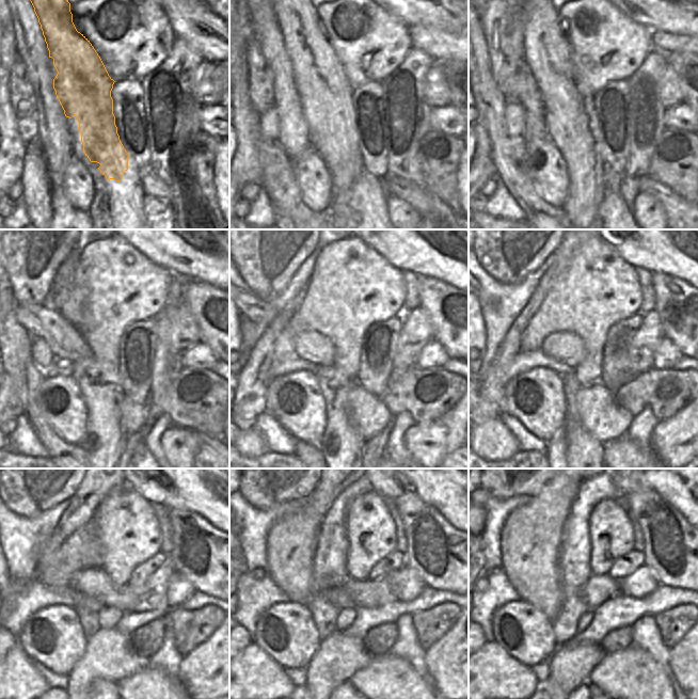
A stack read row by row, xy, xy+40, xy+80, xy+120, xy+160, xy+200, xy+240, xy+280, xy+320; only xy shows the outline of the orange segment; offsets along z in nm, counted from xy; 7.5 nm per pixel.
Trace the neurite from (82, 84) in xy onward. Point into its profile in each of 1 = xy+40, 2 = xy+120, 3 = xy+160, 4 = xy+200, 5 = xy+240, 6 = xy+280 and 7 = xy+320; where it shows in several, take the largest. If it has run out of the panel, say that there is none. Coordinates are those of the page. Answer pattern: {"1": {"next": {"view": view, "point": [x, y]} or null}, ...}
{"1": {"next": {"view": "xy+40", "point": [324, 91]}}, "2": {"next": {"view": "xy+120", "point": [105, 446]}}, "3": {"next": {"view": "xy+160", "point": [344, 446]}}, "4": {"next": {"view": "xy+200", "point": [581, 446]}}, "5": {"next": {"view": "xy+240", "point": [100, 685]}}, "6": {"next": {"view": "xy+280", "point": [346, 685]}}, "7": {"next": {"view": "xy+320", "point": [585, 685]}}}

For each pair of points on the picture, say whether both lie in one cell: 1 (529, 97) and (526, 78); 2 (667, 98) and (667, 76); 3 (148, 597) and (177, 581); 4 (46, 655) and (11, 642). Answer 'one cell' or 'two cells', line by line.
1: one cell
2: one cell
3: two cells
4: two cells

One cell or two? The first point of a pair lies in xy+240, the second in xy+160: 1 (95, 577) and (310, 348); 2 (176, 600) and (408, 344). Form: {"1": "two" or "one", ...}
{"1": "one", "2": "two"}

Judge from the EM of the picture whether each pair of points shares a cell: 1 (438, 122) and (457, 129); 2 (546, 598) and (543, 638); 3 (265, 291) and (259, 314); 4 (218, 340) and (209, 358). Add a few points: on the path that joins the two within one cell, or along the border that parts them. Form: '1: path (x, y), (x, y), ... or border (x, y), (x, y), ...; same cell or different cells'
1: path (442, 122), (453, 128); same cell
2: border (524, 601), (540, 609), (552, 621); different cells
3: border (249, 288), (259, 298), (268, 301); different cells
4: border (201, 340), (218, 360); different cells

